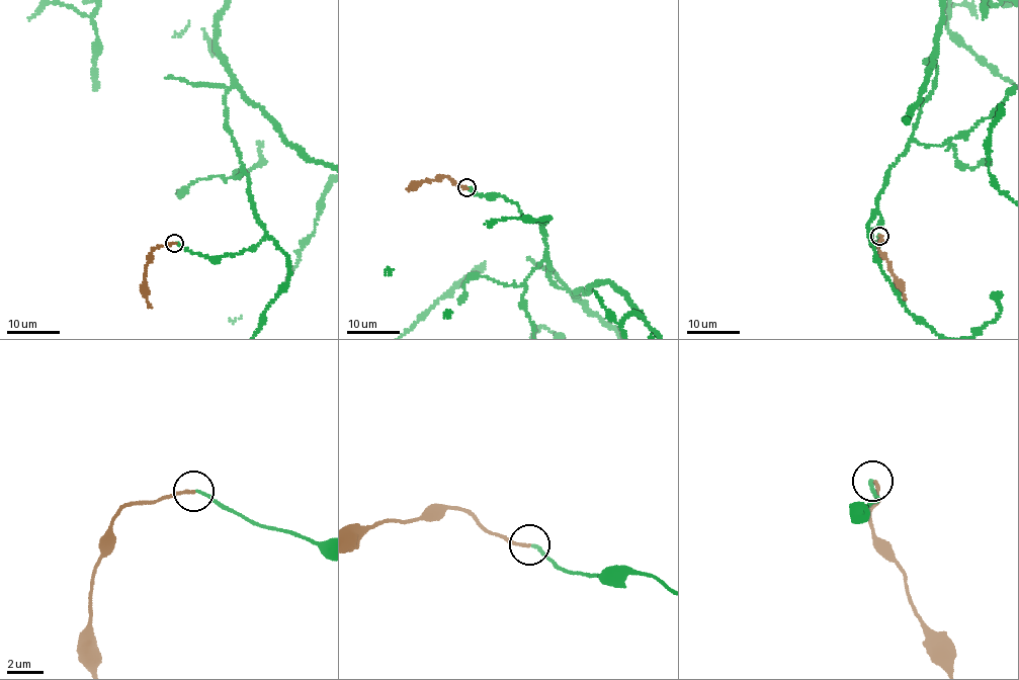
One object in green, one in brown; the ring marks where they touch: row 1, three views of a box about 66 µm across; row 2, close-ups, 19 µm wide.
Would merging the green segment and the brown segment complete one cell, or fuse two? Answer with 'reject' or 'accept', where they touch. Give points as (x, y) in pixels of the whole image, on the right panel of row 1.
accept | (879, 236)

